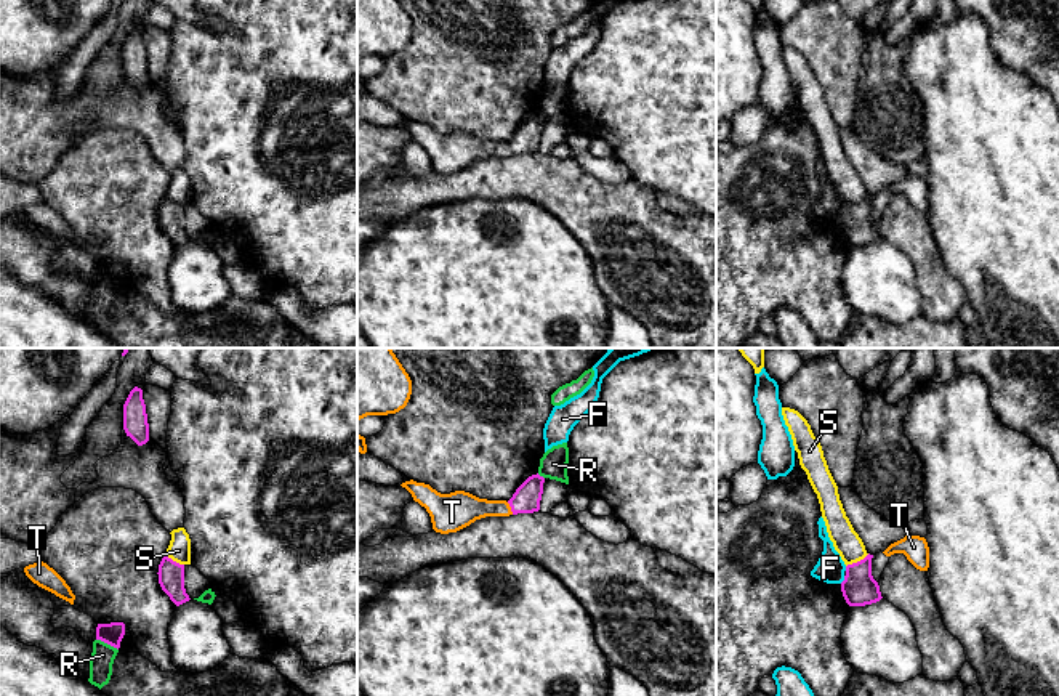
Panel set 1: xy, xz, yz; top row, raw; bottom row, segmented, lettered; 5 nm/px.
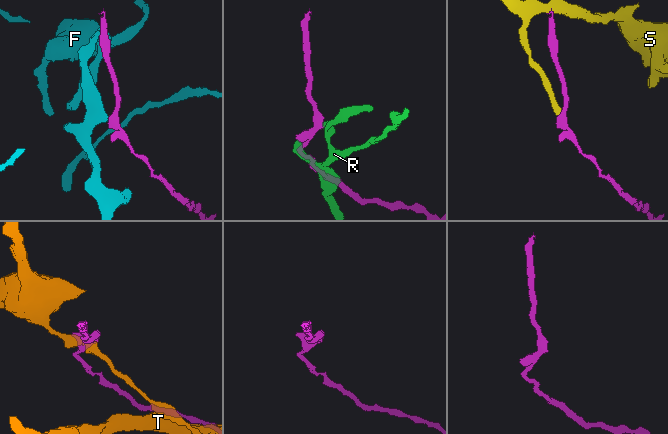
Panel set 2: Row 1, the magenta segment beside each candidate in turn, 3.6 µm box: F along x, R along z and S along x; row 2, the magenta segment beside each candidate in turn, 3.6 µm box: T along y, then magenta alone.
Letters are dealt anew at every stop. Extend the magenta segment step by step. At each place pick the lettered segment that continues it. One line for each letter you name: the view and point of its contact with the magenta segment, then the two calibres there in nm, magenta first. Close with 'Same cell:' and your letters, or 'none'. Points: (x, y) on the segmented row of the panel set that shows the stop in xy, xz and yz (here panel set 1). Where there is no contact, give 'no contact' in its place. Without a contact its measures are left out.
Same cell: none

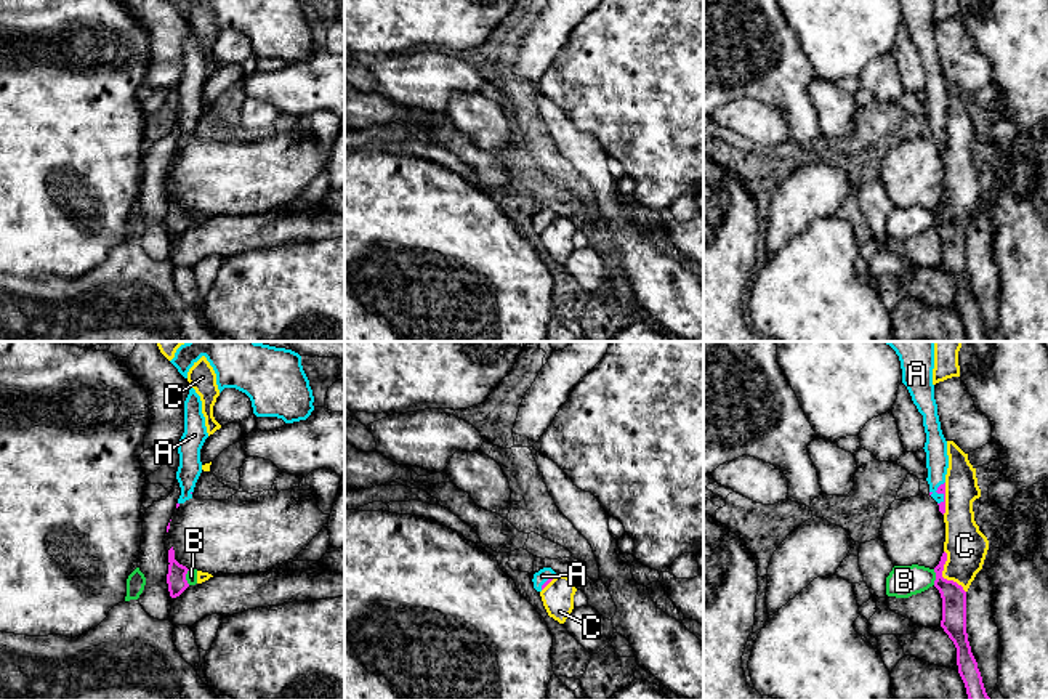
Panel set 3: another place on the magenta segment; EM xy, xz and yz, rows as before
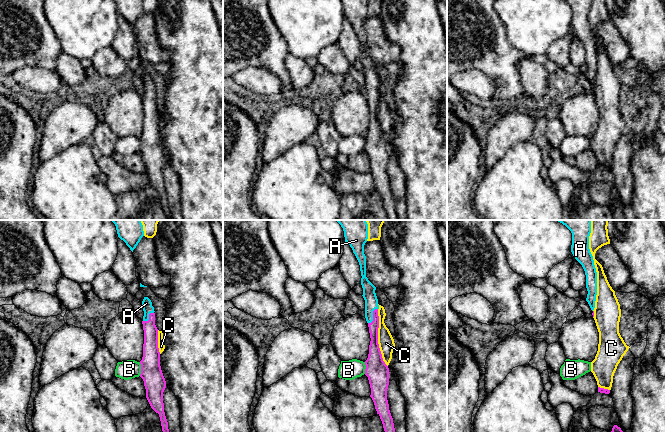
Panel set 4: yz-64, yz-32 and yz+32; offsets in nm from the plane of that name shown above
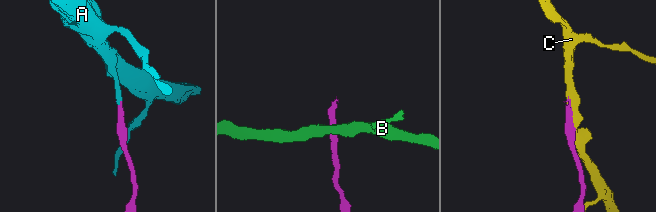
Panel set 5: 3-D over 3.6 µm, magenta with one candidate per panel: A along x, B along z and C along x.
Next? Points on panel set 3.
A: contact yz (939, 492); calibres 50 and 110 nm
Same cell: A

